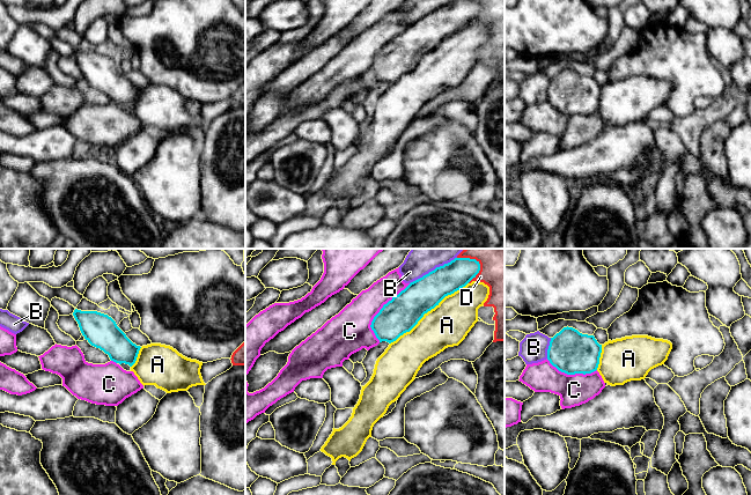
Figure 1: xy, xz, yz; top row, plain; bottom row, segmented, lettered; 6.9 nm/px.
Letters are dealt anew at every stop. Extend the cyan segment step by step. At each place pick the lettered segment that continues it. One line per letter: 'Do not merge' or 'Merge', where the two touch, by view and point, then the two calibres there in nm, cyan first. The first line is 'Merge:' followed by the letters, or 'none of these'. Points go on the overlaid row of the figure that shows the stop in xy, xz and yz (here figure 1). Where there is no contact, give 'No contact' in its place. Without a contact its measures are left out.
Merge: A
A: Merge. Touches cyan at xz (428, 310). Thickness 240 nm (cyan) against 300 nm
B: Do not merge. Touches cyan at xz (434, 270). Thickness 240 nm (cyan) against 280 nm
C: Do not merge. Touches cyan at xz (380, 310). Thickness 240 nm (cyan) against 280 nm
D: Do not merge. Touches cyan at xz (478, 263). Thickness 200 nm (cyan) against 400 nm

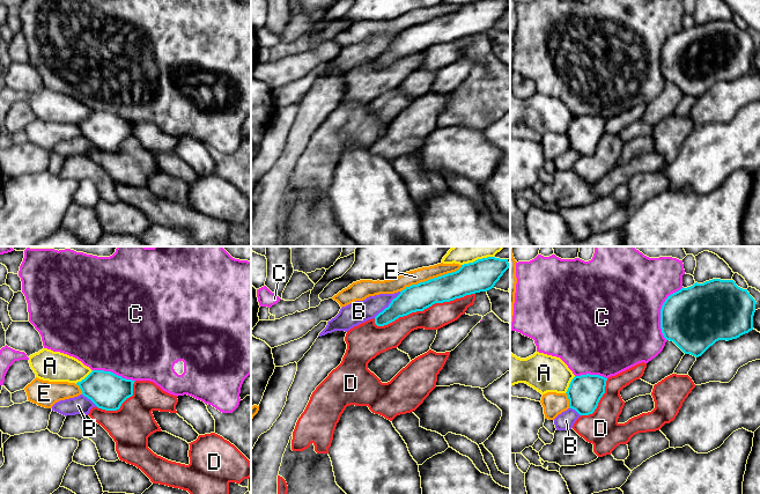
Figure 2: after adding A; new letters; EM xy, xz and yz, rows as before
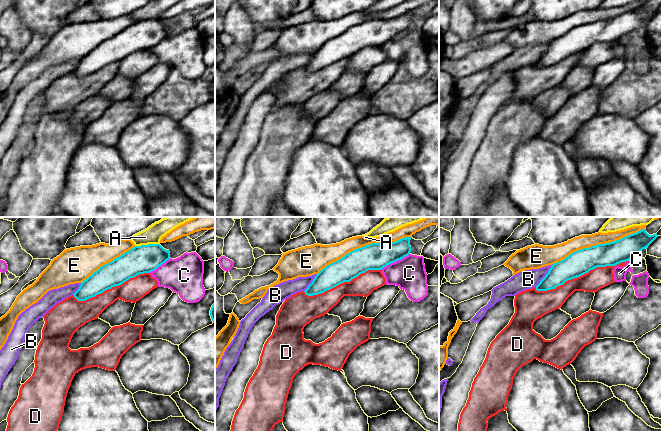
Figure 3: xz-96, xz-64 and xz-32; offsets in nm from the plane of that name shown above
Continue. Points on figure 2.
Merge: none of these
A: Do not merge. Touches cyan at xy (85, 378). Thickness 260 nm (cyan) against 220 nm
B: Do not merge. Touches cyan at xz (389, 306). Thickness 190 nm (cyan) against 160 nm
C: Do not merge. Touches cyan at yz (661, 311). Thickness 440 nm (cyan) against 500 nm
D: Do not merge. Touches cyan at xz (423, 309). Thickness 190 nm (cyan) against 170 nm
E: Do not merge. Touches cyan at xz (430, 279). Thickness 190 nm (cyan) against 100 nm

